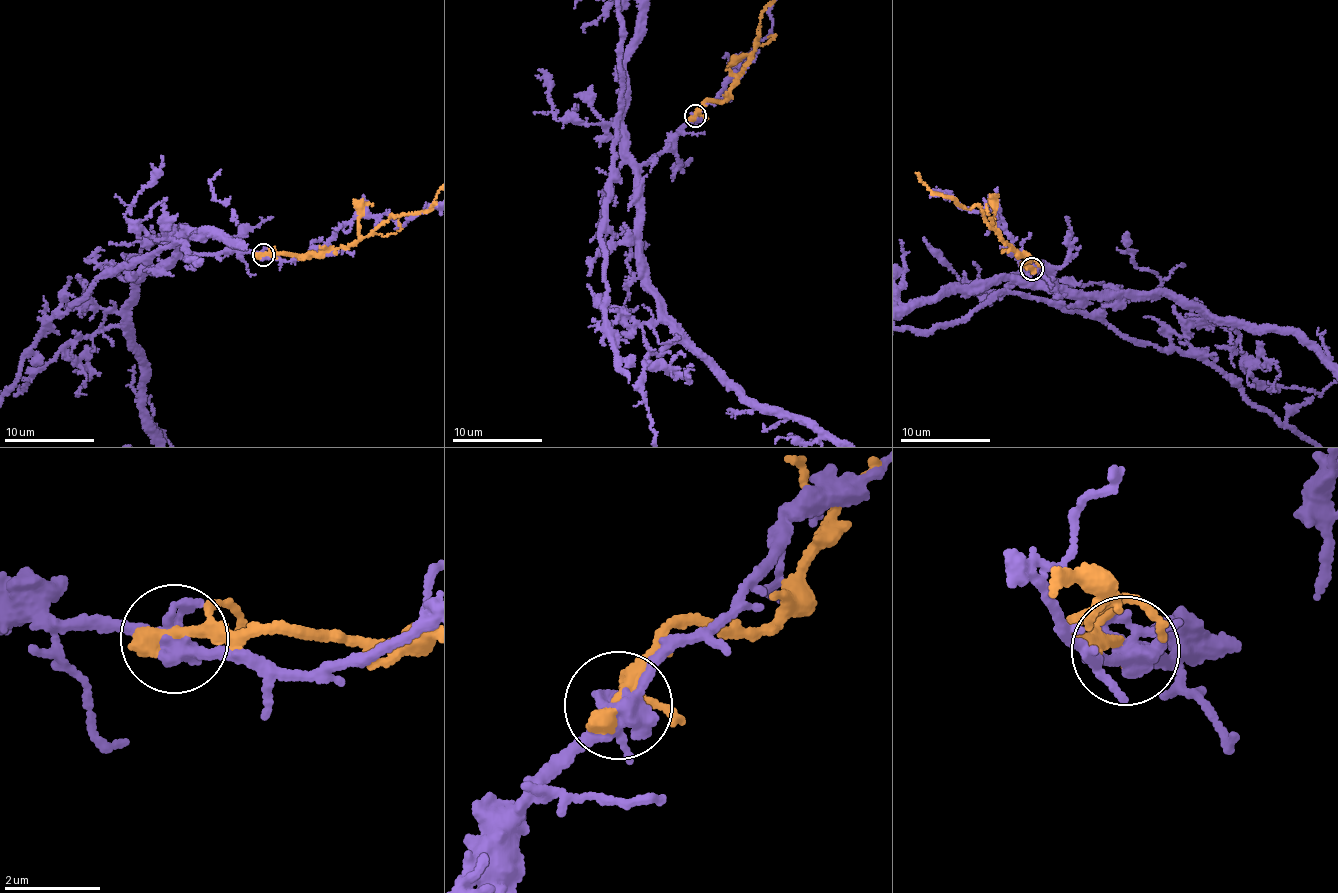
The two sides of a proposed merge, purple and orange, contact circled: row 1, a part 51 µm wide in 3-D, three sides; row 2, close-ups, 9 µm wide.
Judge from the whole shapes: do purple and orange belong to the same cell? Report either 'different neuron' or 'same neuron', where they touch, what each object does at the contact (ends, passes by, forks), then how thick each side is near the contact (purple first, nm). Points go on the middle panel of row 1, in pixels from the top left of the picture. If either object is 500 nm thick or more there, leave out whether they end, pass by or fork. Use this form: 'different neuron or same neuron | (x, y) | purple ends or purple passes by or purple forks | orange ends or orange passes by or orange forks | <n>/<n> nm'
different neuron | (695, 115) | purple passes by | orange passes by | 420/280 nm

